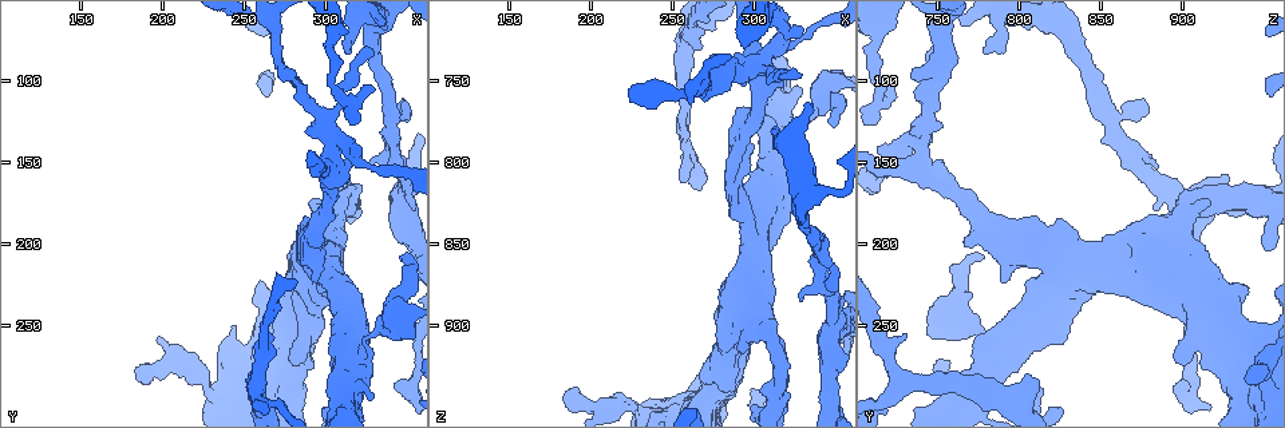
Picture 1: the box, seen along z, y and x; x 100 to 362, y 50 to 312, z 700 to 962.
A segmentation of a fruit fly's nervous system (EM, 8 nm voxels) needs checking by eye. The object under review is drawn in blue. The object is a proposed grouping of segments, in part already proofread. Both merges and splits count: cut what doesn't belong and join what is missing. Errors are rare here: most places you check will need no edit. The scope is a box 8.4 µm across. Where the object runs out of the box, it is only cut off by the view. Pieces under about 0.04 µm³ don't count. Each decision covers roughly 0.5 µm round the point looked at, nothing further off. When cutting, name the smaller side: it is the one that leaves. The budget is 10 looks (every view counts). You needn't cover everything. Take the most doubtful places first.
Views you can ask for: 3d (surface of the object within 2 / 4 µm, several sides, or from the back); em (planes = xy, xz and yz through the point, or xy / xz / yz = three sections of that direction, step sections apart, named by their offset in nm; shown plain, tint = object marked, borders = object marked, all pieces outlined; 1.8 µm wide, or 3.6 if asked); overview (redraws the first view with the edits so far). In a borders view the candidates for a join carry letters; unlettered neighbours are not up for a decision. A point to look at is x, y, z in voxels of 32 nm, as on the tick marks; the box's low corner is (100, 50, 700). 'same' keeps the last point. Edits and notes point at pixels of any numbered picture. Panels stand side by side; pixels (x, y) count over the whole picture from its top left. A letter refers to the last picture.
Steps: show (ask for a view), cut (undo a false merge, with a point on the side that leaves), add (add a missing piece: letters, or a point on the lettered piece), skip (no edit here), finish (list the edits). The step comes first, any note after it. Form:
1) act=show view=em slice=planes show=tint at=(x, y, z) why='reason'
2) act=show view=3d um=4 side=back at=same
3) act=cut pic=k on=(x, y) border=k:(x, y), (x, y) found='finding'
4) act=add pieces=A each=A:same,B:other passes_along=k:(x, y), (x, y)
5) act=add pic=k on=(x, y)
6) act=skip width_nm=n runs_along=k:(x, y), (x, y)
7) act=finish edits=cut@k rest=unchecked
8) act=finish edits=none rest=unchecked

act=show view=3d um=2 at=(302, 136, 738) why='calibre changes'

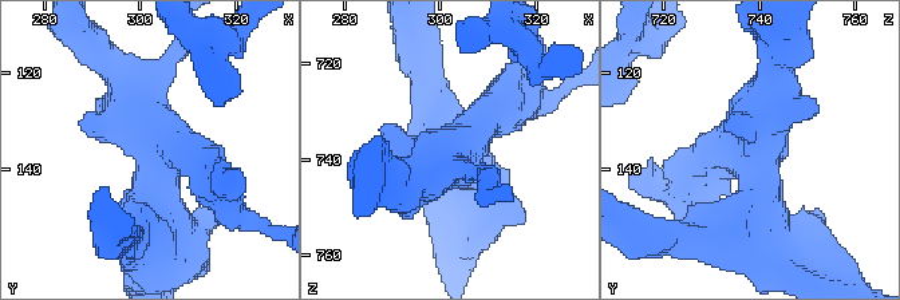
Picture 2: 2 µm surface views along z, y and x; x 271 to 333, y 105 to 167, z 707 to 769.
act=show view=em slice=planes show=borders at=(303, 137, 740)

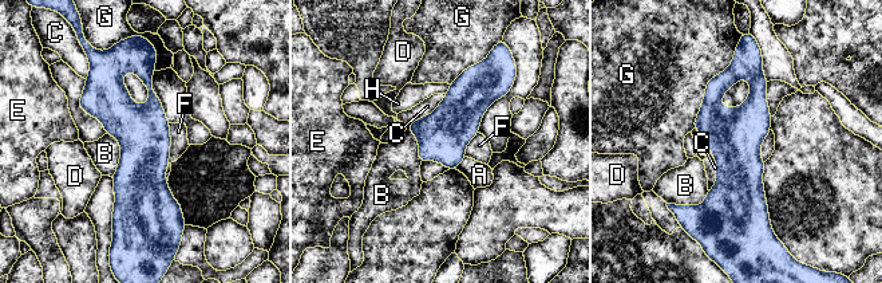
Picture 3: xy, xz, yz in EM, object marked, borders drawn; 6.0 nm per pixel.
act=skip each=A:other,B:other,C:other,D:other,E:other,F:other,G:other,H:other runs_along=3:(134, 59), (151, 91), (147, 220) found='continuous, no second cell'

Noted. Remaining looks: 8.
act=show view=em slice=planes show=plain at=(254, 282, 804) why='free end'

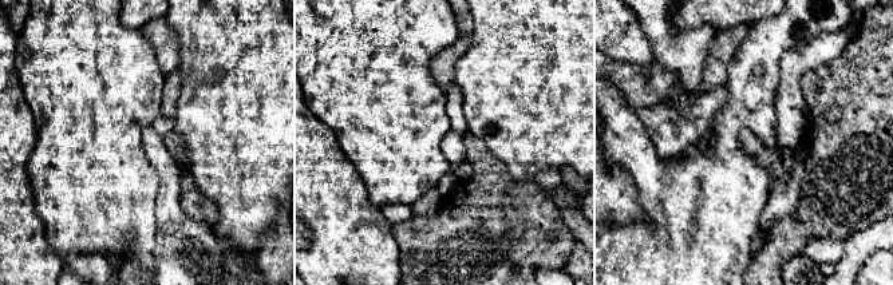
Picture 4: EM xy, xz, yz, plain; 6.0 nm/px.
act=show view=em slice=planes show=borders at=same why='see the neighbours'

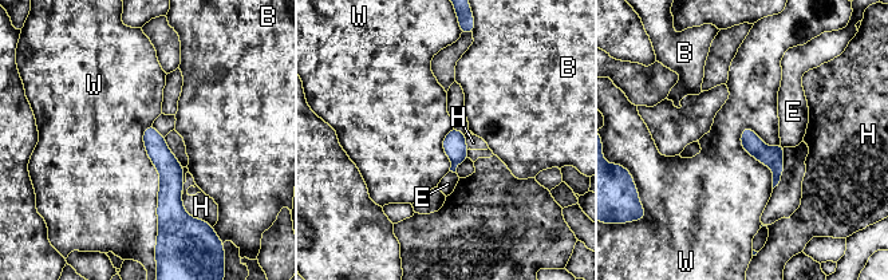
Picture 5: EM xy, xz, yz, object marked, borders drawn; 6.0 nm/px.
act=skip each=B:other,E:other,H:other,W:other border=5:(150, 123), (158, 232) found='no lettered piece goes on from it'

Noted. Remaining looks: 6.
act=show view=3d um=2 at=(314, 82, 778) why='free end'

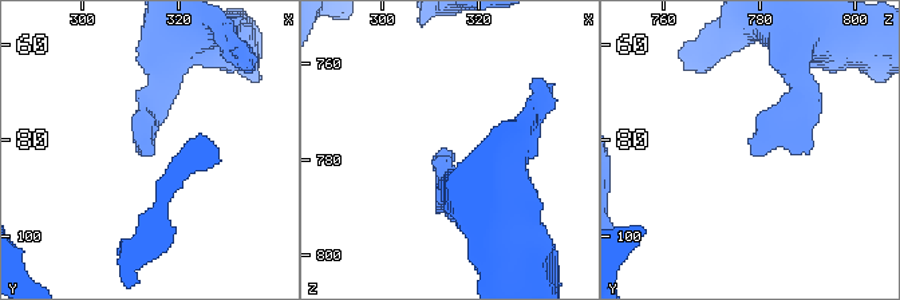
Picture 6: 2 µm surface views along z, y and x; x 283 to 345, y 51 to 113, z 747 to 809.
act=show view=em slice=xz step=8 show=tint at=(313, 83, 780)

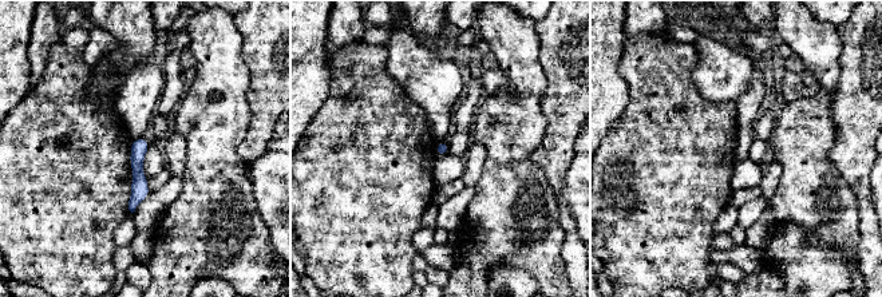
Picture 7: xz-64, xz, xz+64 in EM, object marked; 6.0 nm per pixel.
act=show view=em slice=yz step=4 show=borders at=same

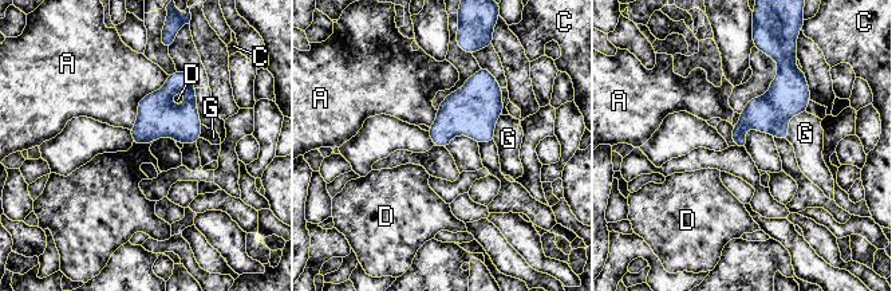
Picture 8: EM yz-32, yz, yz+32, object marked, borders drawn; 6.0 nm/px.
act=skip each=A:other,C:other,D:other,G:other border=8:(182, 90), (184, 102), (174, 106) found='none of them fits'

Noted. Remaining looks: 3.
act=show view=em slice=xz step=4 show=tint at=(186, 280, 942) why='branch stops here'

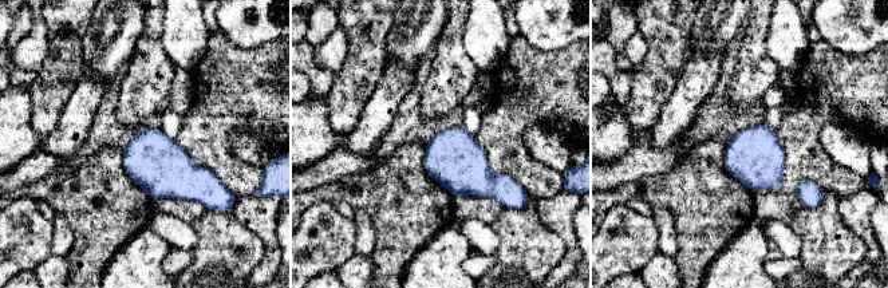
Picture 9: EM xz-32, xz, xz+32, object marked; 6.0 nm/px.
act=show view=em slice=xz step=4 show=borders at=same why='what lies round it'

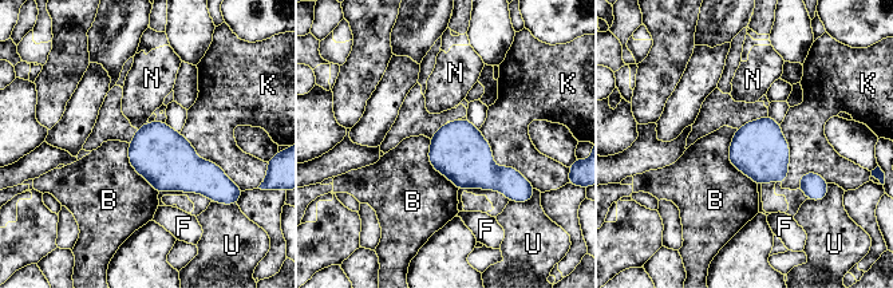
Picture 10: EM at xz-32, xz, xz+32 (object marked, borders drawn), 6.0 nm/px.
act=skip longest_contact=K:440nm each=B:other,F:other,K:other,N:other,U:other found='no lettered piece goes on from it'

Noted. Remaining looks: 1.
act=finish edits=none rest=unchecked

